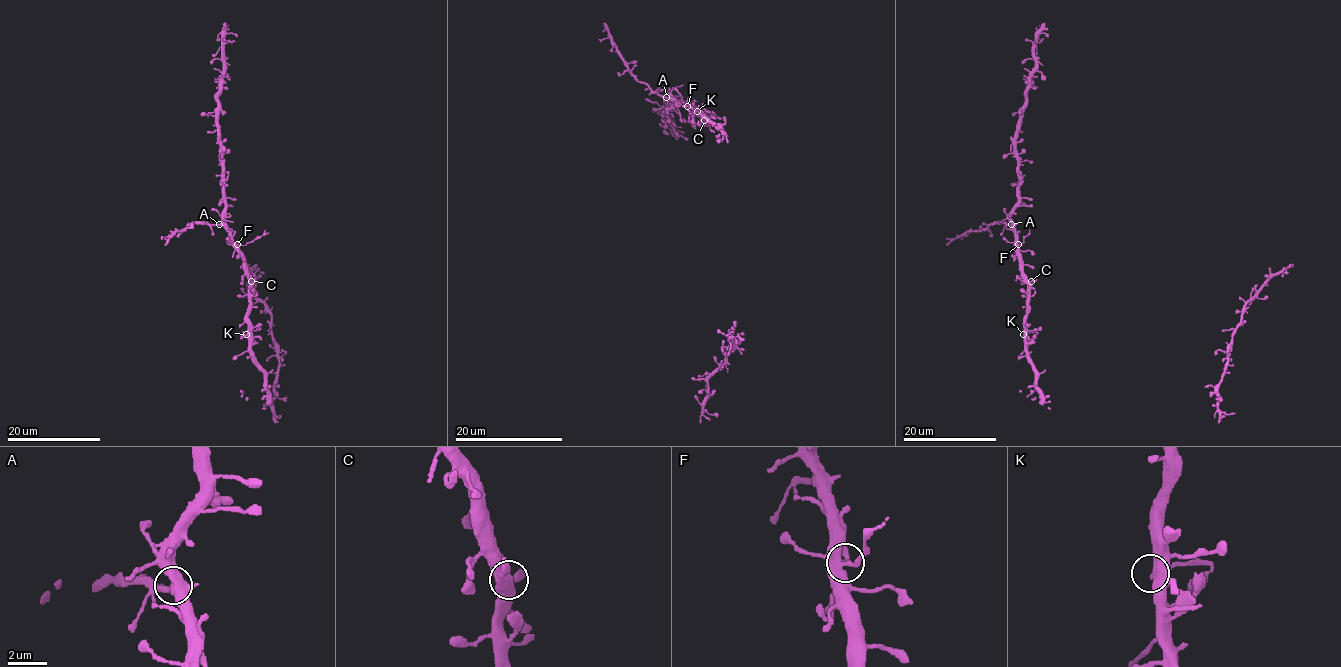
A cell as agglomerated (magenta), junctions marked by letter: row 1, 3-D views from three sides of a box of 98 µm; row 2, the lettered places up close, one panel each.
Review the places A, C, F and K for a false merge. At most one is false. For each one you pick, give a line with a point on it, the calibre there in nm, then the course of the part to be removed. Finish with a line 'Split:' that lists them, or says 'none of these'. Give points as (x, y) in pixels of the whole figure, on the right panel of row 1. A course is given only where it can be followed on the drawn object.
F: at (1018, 244); 420 nm thick; foreign part runs (1018, 245), (1030, 233)
Split: F

